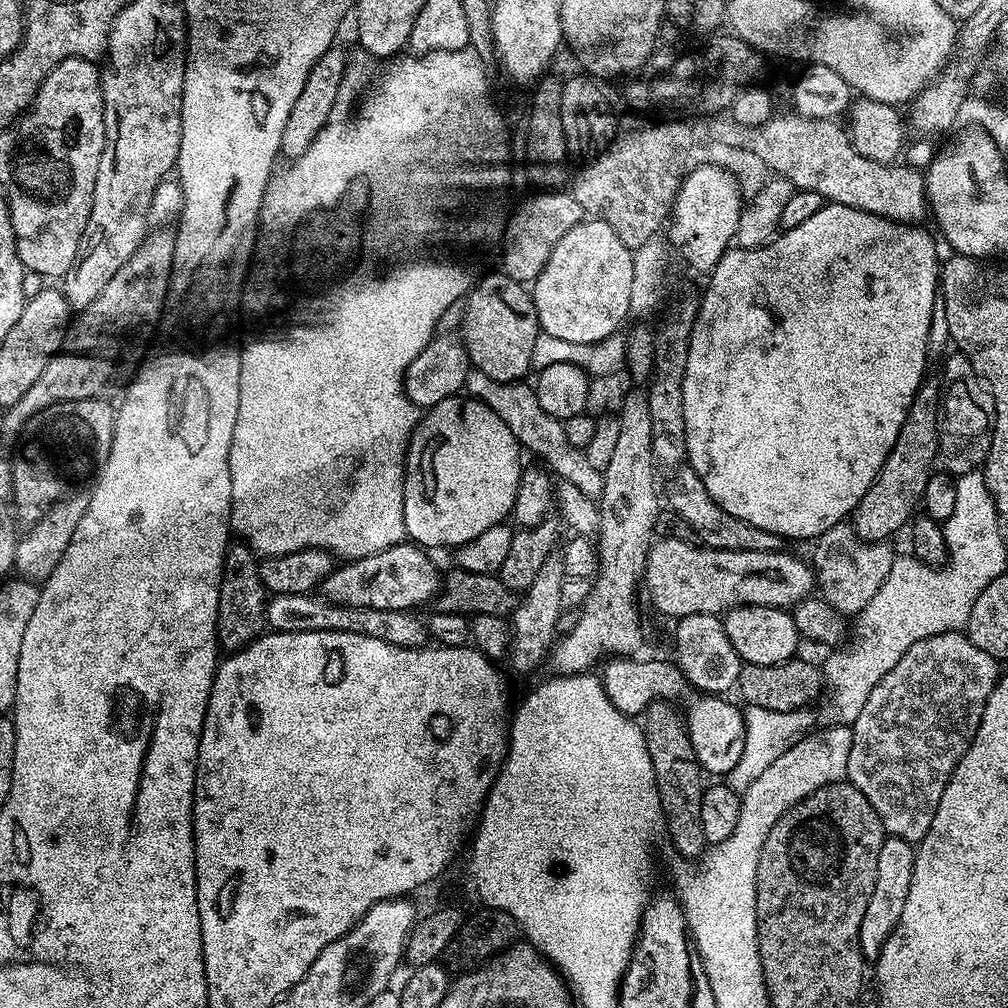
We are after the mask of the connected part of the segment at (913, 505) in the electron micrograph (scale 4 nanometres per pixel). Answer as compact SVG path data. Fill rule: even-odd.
M928 378L916 392L914 402L906 414L906 422L902 422L898 442L894 442L894 450L890 450L882 470L874 478L870 490L866 490L856 511L850 517L850 523L858 539L870 544L891 541L891 536L917 515L927 480L934 473L932 463L941 452L940 381Z

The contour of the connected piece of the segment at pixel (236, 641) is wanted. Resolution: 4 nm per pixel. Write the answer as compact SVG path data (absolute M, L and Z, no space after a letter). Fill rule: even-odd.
M233 543L224 556L224 573L218 594L217 645L228 654L238 652L261 635L265 628L266 593L260 577L260 560L247 544Z

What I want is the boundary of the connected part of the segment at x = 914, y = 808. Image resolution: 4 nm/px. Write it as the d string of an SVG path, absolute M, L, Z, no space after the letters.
M963 631L934 634L914 642L898 666L870 690L862 714L850 726L852 745L848 763L847 783L853 784L874 806L888 836L897 836L913 846L930 830L942 790L950 782L952 771L966 754L970 742L980 725L982 710L1001 675L1001 665L986 650L978 650Z

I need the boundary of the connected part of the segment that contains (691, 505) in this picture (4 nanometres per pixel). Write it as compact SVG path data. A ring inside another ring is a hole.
M677 467L674 475L676 477L668 484L668 496L666 492L667 507L677 511L693 527L703 547L718 550L781 551L781 537L770 534L766 530L758 530L758 526L749 526L746 522L742 522L742 518L734 518L734 514L726 514L726 510L722 510L722 506L718 506L718 502L710 498L706 486L702 486L702 478L698 478L698 474L694 474L692 468Z

